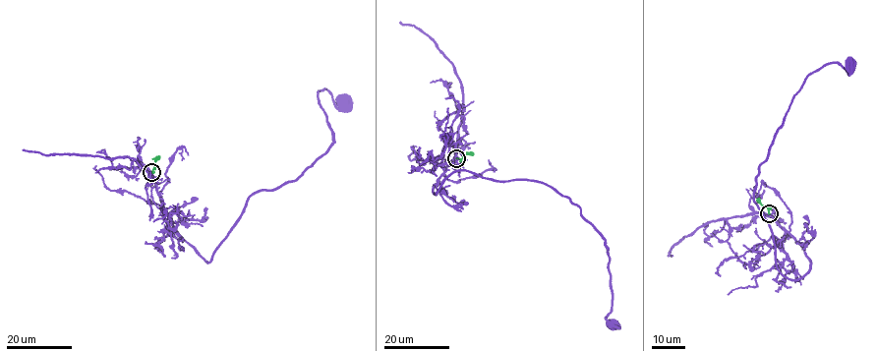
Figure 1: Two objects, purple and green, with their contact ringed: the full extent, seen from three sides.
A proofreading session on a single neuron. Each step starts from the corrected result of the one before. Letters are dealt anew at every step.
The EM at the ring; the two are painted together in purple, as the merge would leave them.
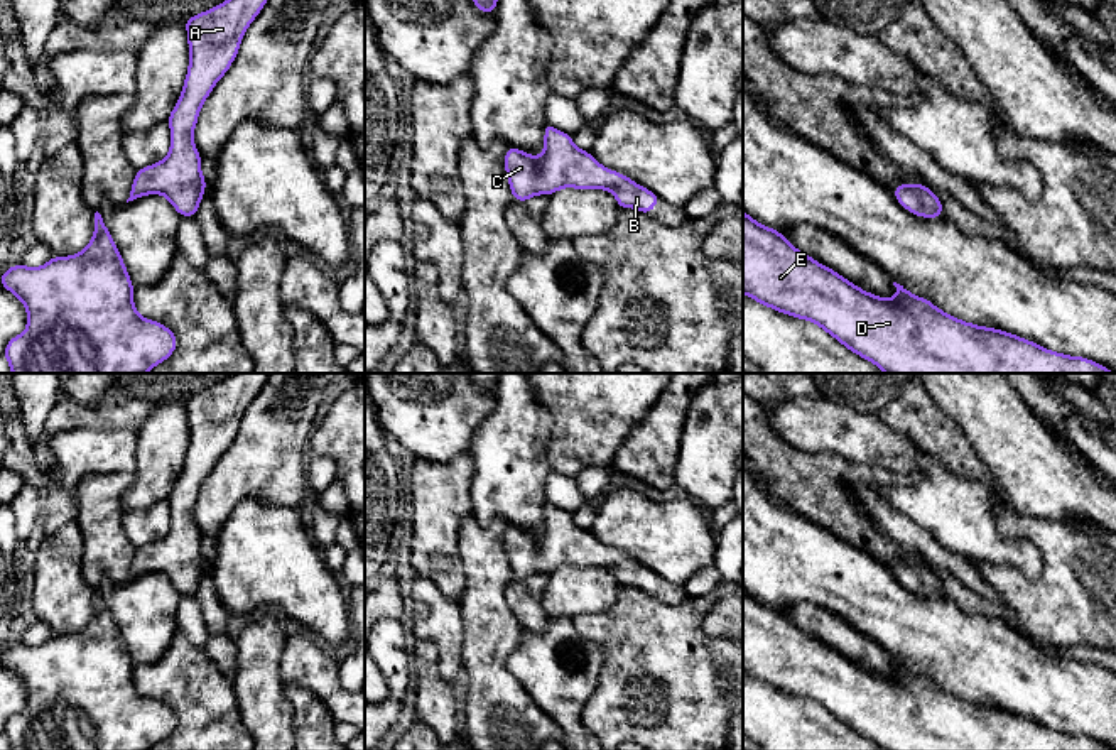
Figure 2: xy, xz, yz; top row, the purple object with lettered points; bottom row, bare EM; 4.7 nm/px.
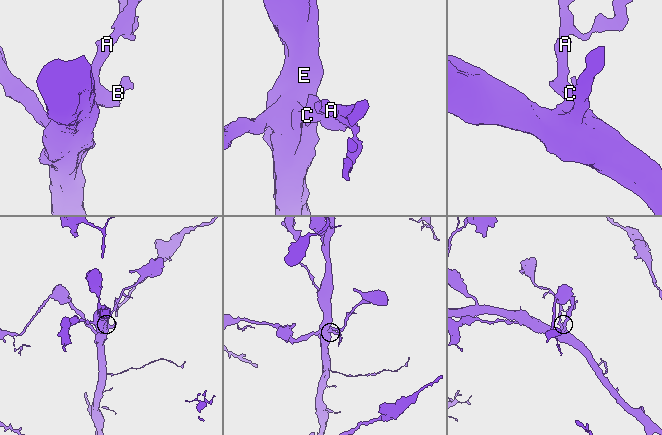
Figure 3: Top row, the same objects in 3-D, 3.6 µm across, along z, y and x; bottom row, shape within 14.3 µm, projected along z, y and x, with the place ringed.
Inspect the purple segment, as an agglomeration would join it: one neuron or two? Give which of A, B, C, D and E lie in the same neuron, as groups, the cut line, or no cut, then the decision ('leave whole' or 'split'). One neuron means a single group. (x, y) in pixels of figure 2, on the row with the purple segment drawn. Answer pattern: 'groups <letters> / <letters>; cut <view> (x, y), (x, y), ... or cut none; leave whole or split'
groups A B C D E; cut none; leave whole

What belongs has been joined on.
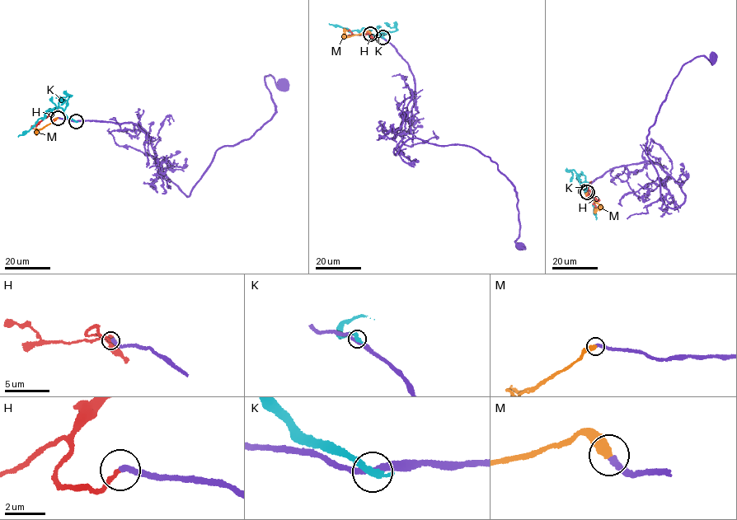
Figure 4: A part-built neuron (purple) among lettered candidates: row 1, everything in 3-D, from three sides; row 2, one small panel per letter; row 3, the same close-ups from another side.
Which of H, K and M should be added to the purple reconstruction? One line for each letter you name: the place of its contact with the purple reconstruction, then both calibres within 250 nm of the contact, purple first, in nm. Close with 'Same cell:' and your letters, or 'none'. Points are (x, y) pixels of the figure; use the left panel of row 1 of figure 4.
M: meets purple at (58, 118); 280 nm thick on the purple side, 480 nm on the other
Same cell: M

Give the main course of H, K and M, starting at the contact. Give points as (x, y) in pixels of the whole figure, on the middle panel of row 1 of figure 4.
H: (370, 35), (365, 31), (368, 33), (353, 35), (343, 30)
K: (382, 37), (378, 37), (379, 33), (370, 35), (364, 28), (360, 30), (349, 31), (329, 23)
M: (370, 34), (368, 31), (349, 36), (343, 29)

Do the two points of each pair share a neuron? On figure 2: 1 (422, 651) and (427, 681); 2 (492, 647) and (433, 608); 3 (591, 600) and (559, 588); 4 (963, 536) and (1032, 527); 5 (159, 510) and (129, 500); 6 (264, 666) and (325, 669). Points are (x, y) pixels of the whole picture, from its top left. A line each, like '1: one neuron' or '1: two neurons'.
1: one neuron
2: two neurons
3: one neuron
4: two neurons
5: two neurons
6: two neurons

